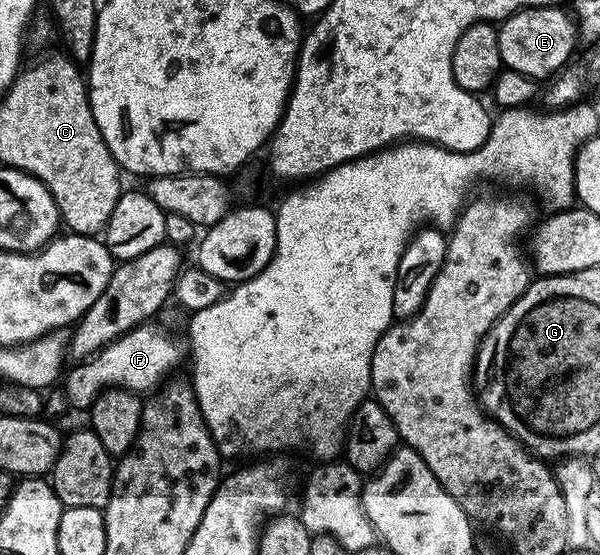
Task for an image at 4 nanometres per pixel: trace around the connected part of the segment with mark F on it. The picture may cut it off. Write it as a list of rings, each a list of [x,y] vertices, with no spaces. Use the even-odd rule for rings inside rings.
[[[150,327],[133,328],[119,340],[113,340],[106,345],[101,352],[96,352],[93,356],[75,363],[78,365],[70,373],[67,371],[64,376],[67,405],[71,409],[86,410],[98,397],[99,392],[105,389],[124,388],[127,392],[146,394],[159,382],[165,381],[166,371],[178,360],[178,348],[160,329]]]

